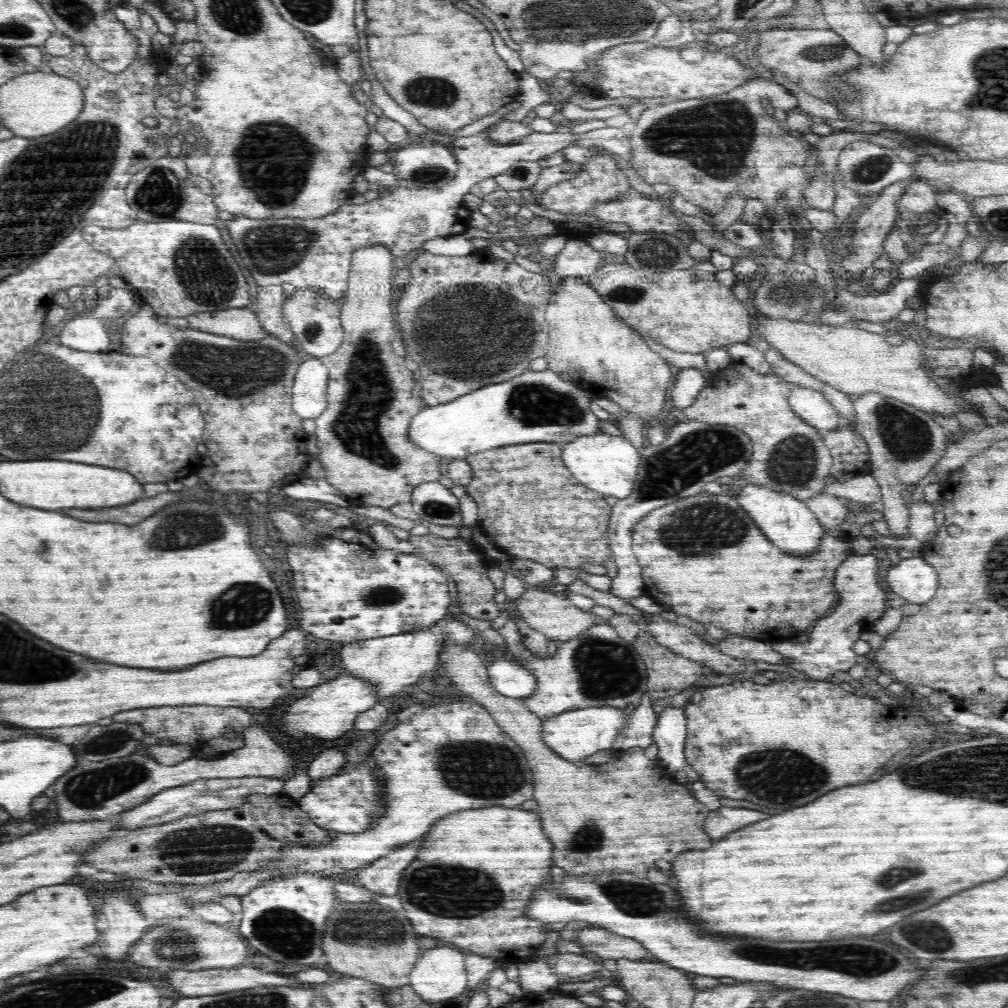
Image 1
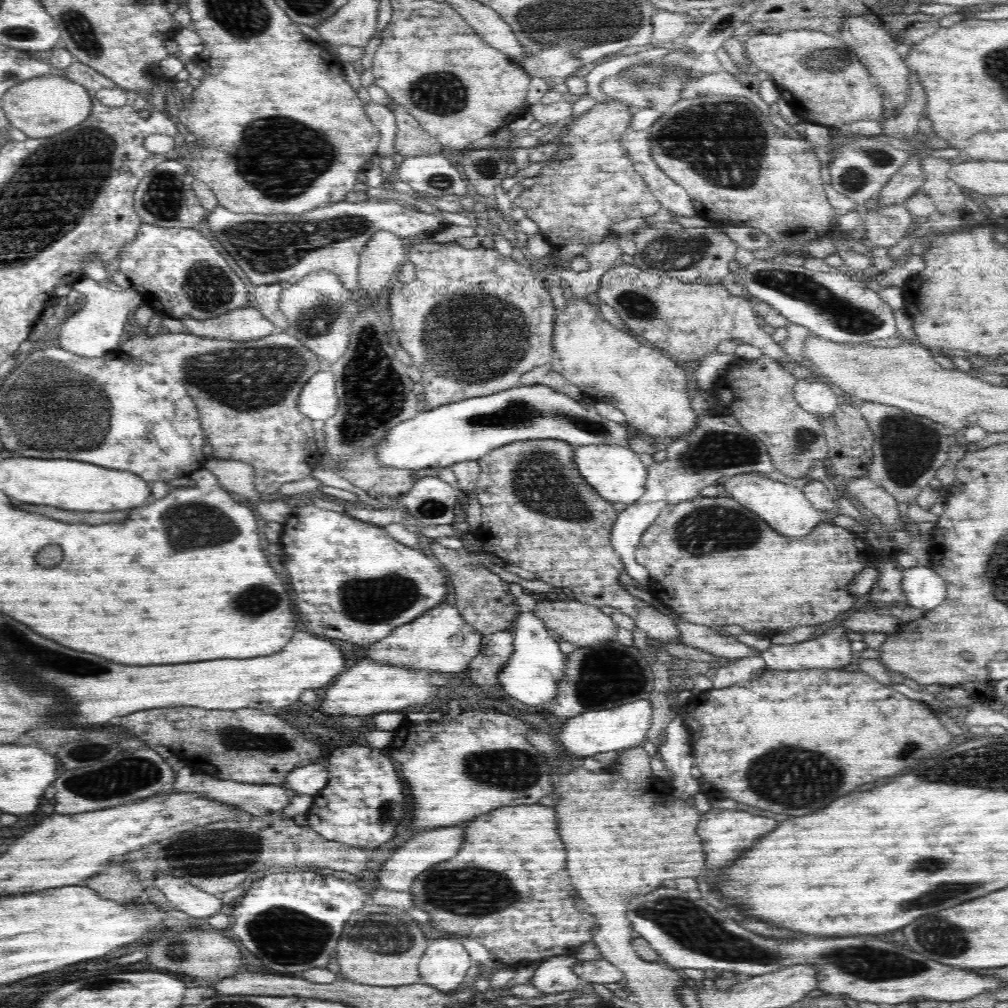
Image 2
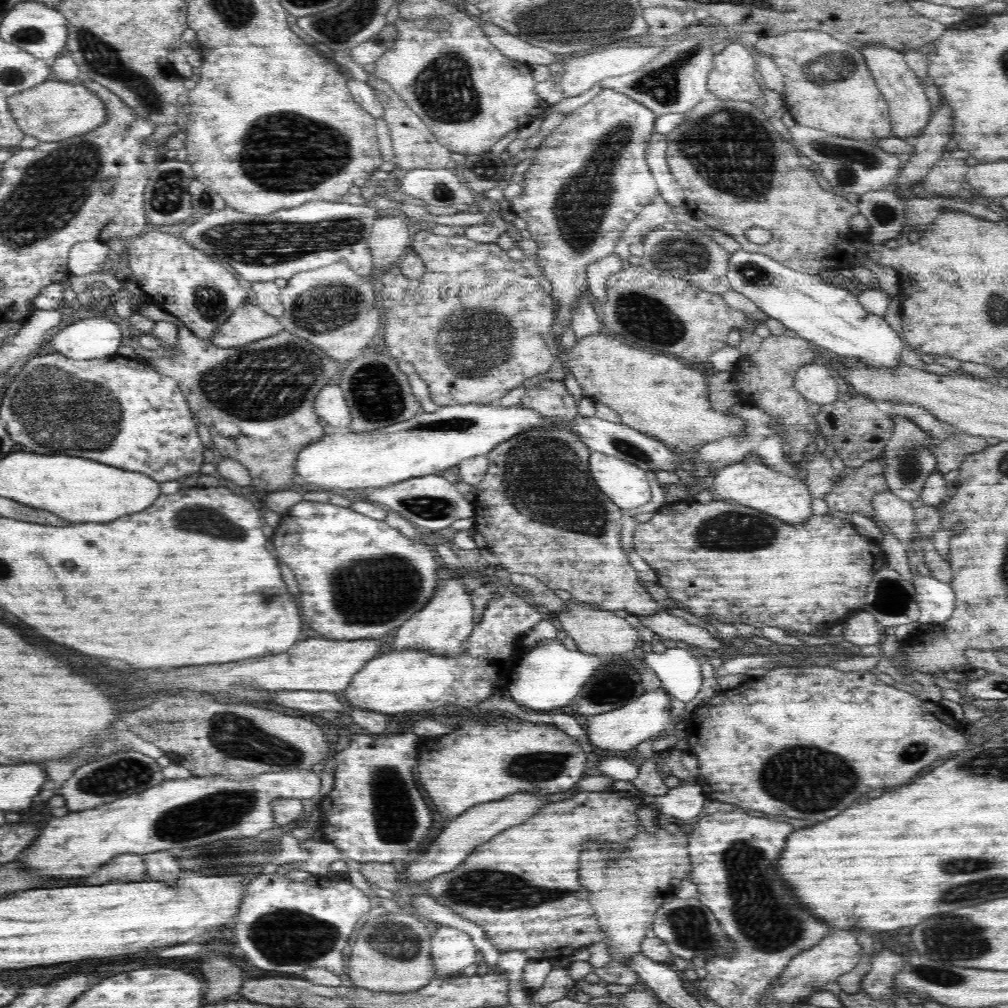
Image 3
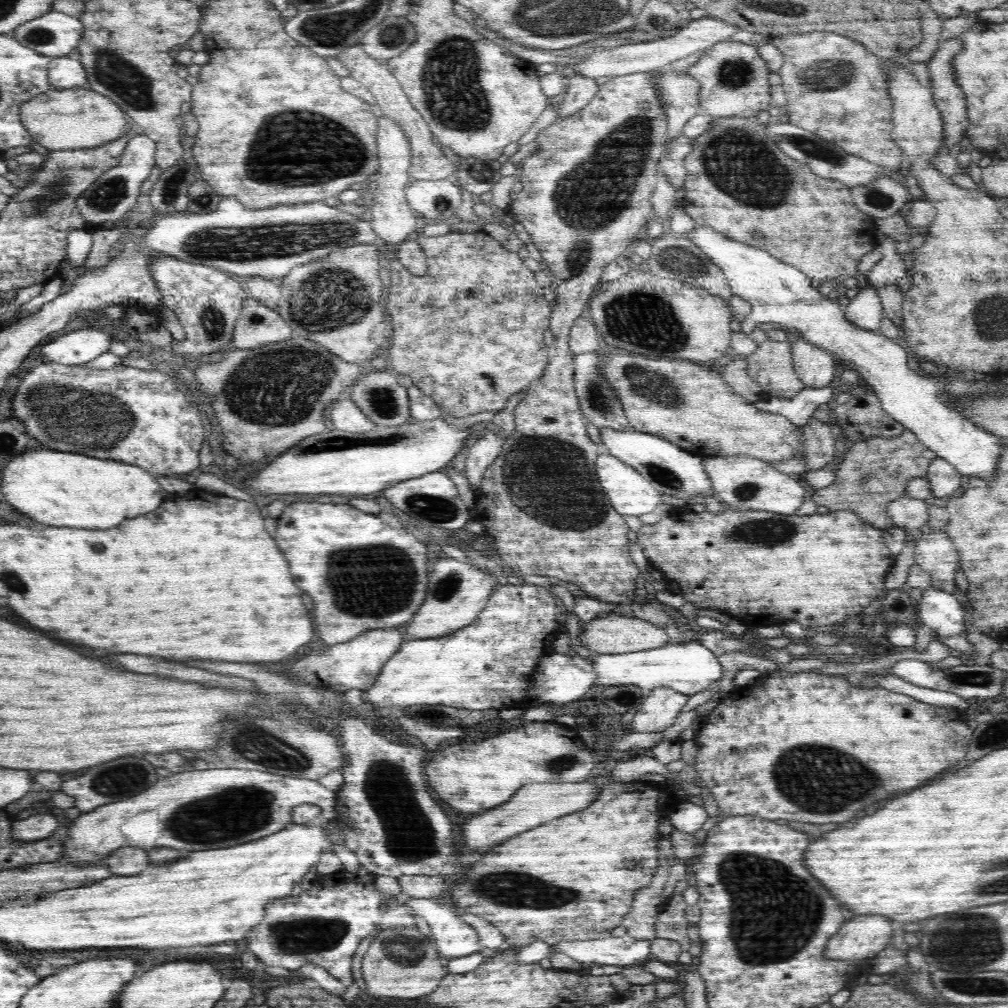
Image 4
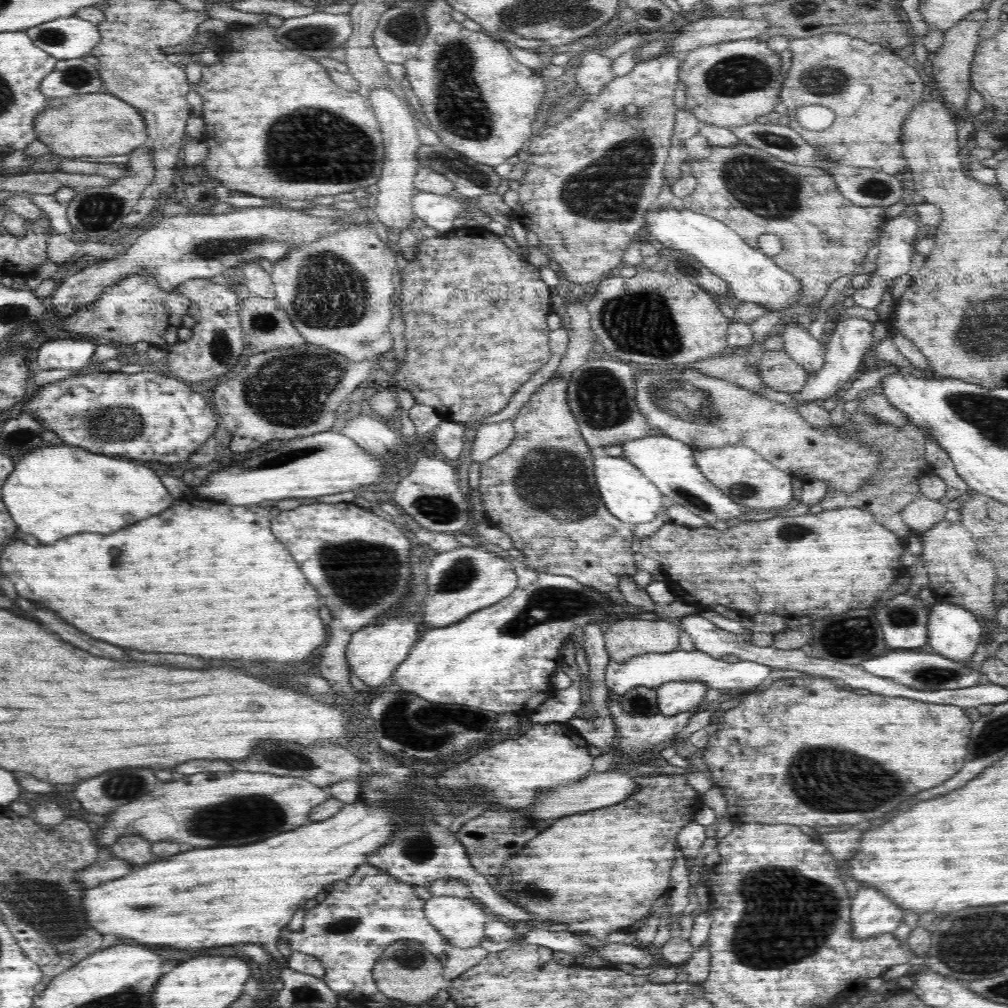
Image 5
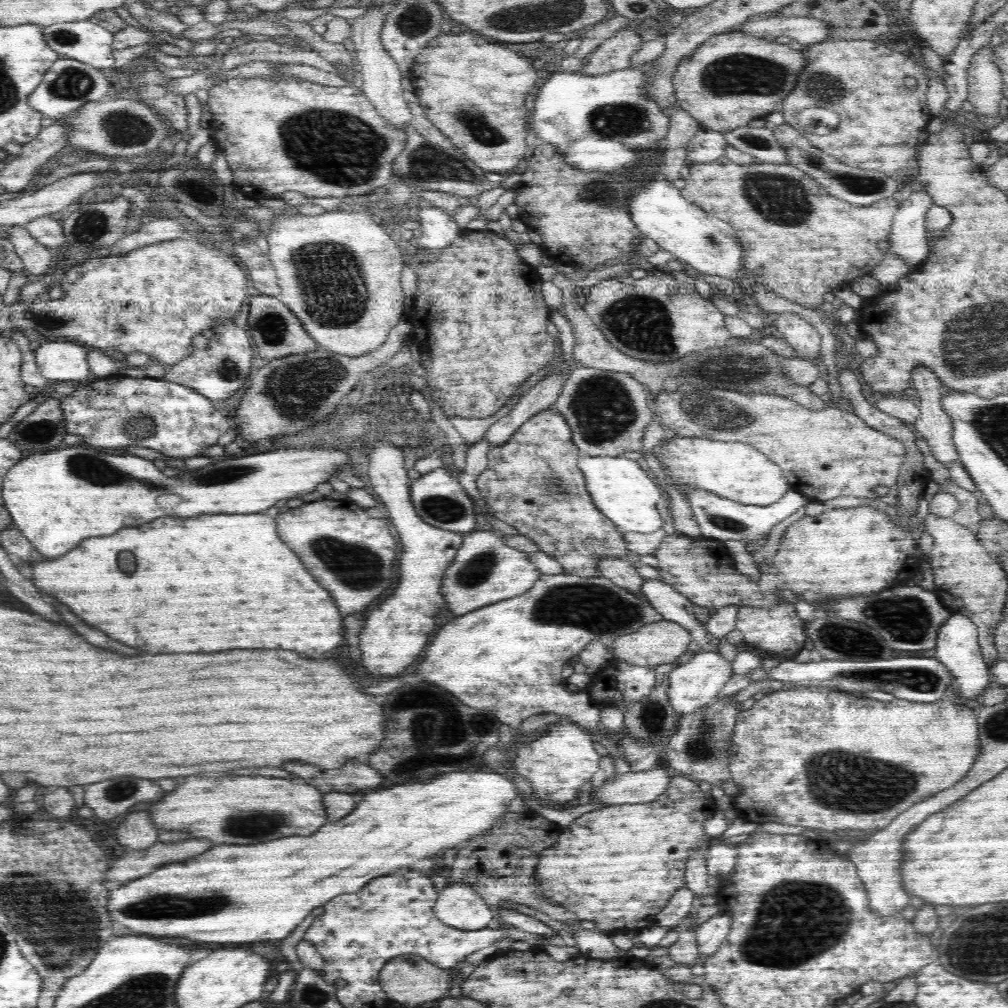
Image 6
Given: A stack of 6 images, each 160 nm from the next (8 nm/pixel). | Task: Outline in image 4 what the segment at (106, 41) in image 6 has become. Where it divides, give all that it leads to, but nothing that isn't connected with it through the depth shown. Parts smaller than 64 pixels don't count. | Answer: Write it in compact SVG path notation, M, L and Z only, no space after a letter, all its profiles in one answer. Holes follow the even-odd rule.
M54 10L34 19L16 30L14 38L20 44L53 58L76 51L84 33L79 19Z

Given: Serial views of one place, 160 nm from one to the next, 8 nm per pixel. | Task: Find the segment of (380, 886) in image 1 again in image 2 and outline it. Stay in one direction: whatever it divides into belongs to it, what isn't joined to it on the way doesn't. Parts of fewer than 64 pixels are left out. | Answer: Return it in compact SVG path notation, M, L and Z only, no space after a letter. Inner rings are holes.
M464 822L464 826L452 825L451 827L440 827L434 829L428 829L428 832L420 831L418 836L414 836L410 842L406 842L404 846L399 846L398 849L392 851L392 856L385 860L379 868L379 884L384 886L386 890L410 890L412 882L416 880L416 876L422 874L424 870L428 870L440 864L450 860L458 854L458 850L462 848L464 844L464 836L466 836L466 828L468 828L469 822Z

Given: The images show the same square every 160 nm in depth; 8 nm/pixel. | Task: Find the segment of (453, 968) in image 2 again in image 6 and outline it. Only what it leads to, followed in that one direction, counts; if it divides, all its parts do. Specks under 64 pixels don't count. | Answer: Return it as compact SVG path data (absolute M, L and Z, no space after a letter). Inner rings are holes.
M447 883L438 894L434 914L449 927L457 929L486 928L496 915L489 905L468 883Z

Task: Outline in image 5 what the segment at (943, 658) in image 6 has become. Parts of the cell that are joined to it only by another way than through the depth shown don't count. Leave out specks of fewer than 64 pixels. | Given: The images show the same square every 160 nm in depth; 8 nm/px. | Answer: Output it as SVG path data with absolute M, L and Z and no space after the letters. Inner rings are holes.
M937 601L928 614L928 649L956 662L972 665L970 658L976 654L980 644L982 626L978 619L967 609L947 601Z

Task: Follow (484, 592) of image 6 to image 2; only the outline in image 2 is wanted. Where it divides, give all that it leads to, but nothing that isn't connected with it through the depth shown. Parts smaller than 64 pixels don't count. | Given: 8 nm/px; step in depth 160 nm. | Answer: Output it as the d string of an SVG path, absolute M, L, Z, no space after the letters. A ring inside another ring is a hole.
M444 601L438 606L426 611L423 615L415 618L411 623L396 627L386 638L373 643L372 648L367 650L366 659L380 663L418 669L420 671L457 673L468 668L469 662L480 652L483 635L481 635L471 624L466 622L455 604Z

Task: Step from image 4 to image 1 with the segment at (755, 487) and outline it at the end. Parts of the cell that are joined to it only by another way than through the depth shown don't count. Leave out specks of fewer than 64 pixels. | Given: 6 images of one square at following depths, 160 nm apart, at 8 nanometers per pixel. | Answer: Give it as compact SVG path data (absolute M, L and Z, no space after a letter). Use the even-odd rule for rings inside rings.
M748 485L734 495L738 505L754 519L760 531L768 536L768 539L774 542L780 550L790 552L794 556L810 556L815 553L820 541L823 540L823 534L828 531L820 524L809 507L796 497L754 485Z

